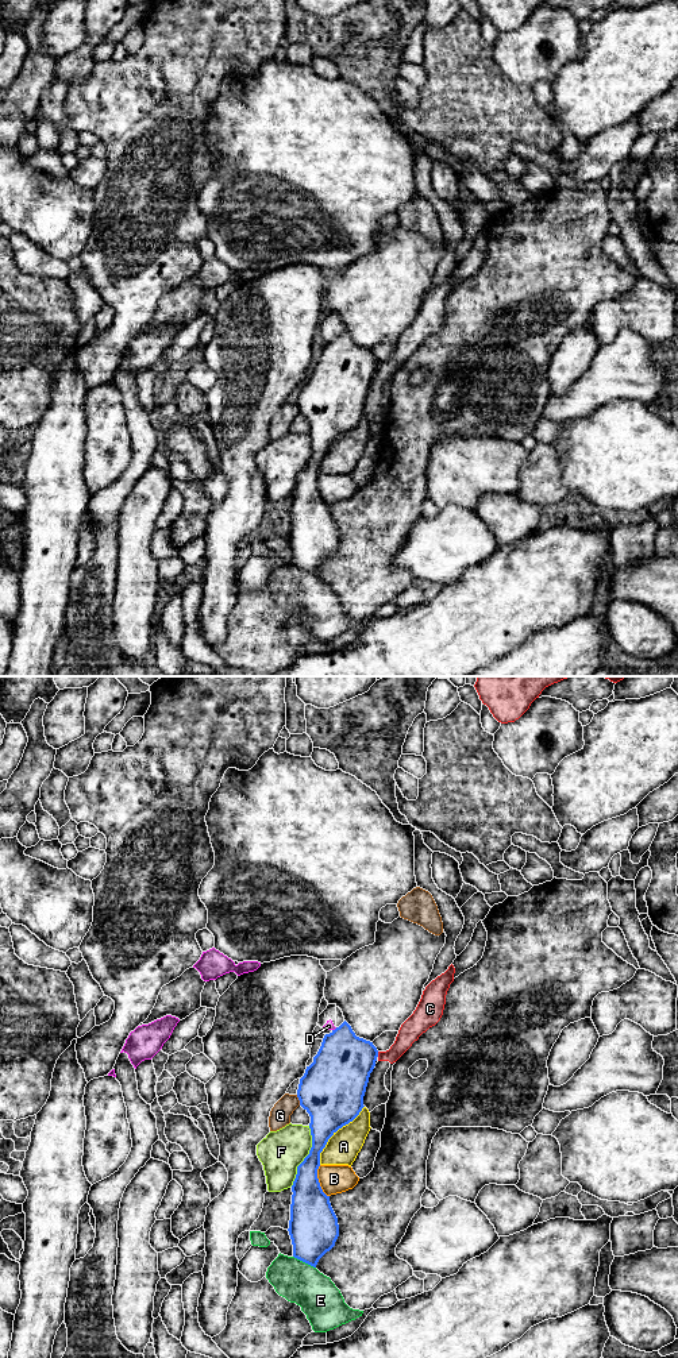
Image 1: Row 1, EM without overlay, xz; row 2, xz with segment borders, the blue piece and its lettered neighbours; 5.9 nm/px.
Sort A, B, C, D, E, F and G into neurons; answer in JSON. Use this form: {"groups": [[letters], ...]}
{"groups": [["A"], ["B"], ["C"], ["D"], ["E"], ["F"], ["G"]]}

